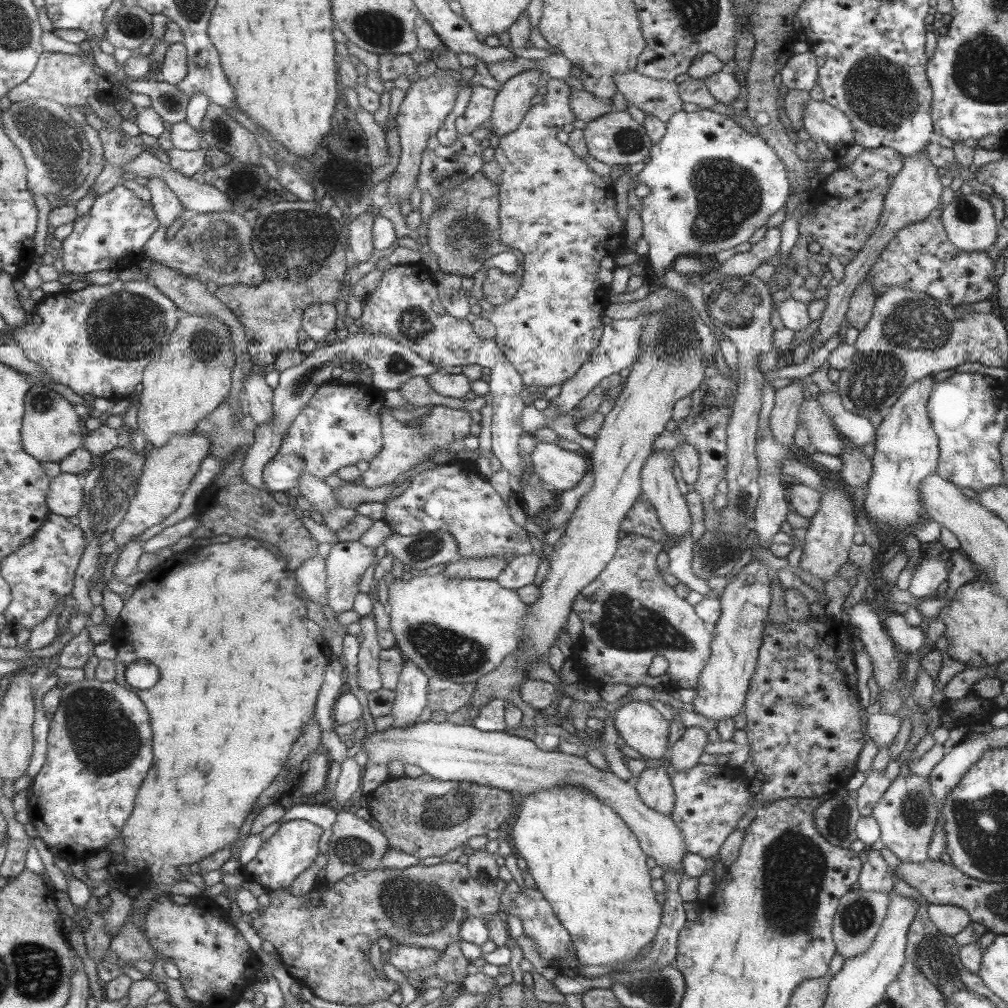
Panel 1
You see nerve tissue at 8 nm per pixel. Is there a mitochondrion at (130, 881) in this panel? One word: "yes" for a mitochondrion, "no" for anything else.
no

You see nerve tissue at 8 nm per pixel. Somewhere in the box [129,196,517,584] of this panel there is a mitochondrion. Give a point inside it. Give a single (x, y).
(215, 249)

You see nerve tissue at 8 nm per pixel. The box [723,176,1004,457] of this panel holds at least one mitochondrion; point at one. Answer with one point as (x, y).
(913, 328)

